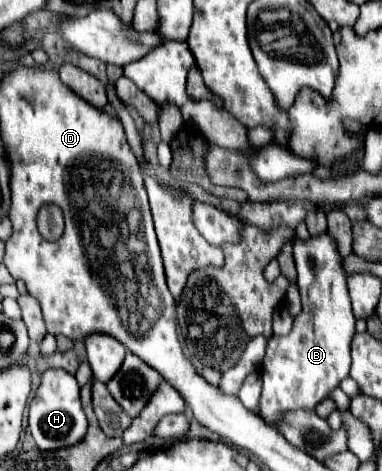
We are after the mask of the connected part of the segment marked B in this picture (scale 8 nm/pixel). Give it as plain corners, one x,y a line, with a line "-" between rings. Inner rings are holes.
330,235
310,237
302,243
294,239
294,261
298,269
298,289
302,295
302,311
294,317
292,331
282,337
272,337
262,361
262,395
258,413
276,427
288,411
314,411
316,405
338,389
340,381
350,373
350,341
356,333
342,257
334,251

